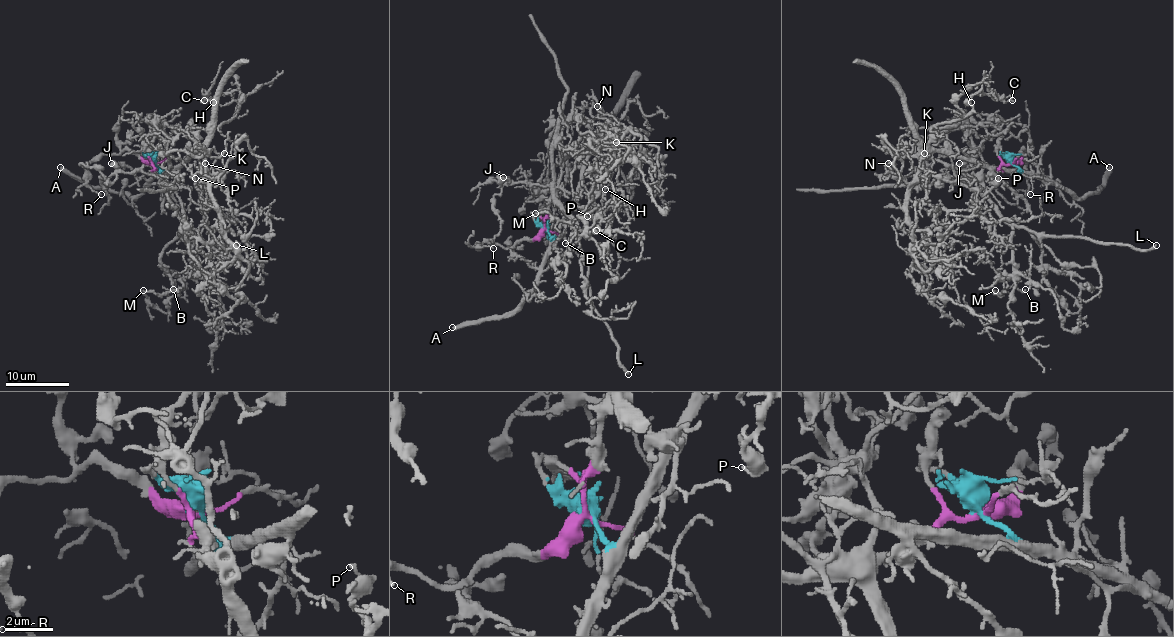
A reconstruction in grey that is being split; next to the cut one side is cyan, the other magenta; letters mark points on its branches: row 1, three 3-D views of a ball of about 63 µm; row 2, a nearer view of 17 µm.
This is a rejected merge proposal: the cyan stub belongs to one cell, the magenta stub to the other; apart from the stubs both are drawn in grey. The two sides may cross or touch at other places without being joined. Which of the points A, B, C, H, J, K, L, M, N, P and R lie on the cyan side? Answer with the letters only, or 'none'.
A, C, H, K, N, P

